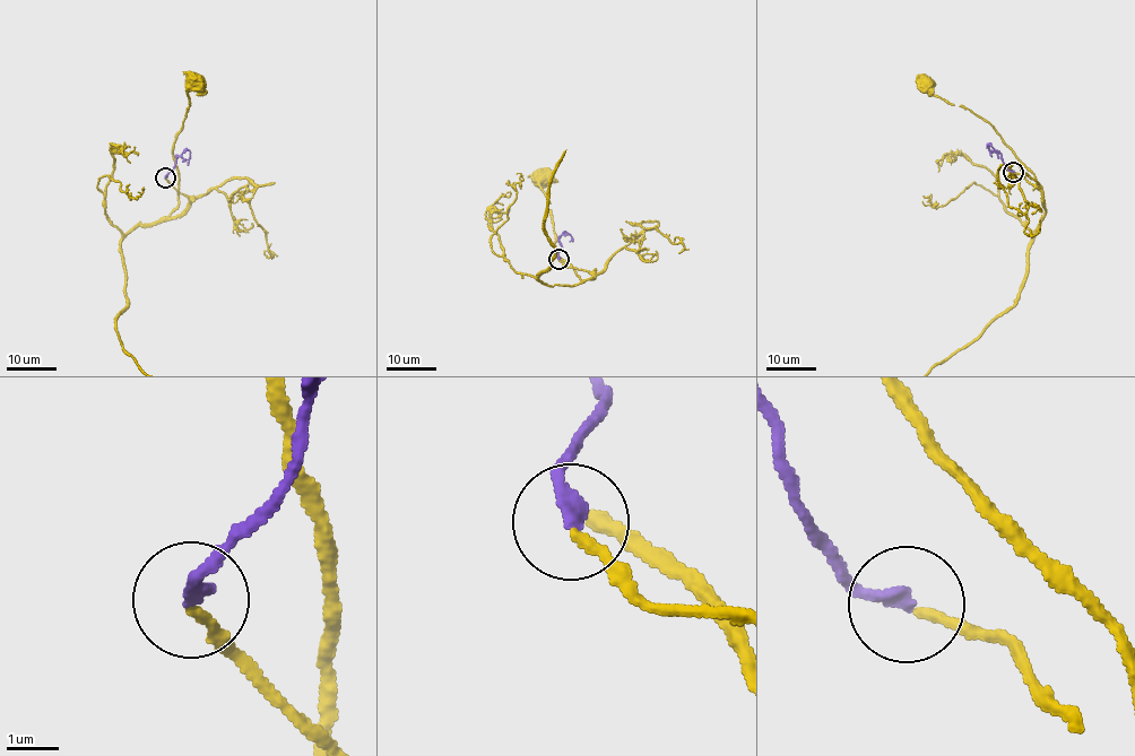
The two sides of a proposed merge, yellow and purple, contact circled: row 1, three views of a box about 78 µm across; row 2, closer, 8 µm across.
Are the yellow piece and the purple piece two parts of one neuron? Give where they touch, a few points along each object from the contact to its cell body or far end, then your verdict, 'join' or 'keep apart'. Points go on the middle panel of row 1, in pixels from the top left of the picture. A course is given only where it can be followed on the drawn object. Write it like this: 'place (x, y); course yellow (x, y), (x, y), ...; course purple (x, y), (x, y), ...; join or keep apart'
place (559, 259); course yellow (559, 259), (568, 267), (592, 275), (579, 284), (583, 280), (556, 252), (548, 198), (540, 184), (544, 177); course purple (557, 259), (562, 248), (560, 237), (570, 235), (572, 240); join

